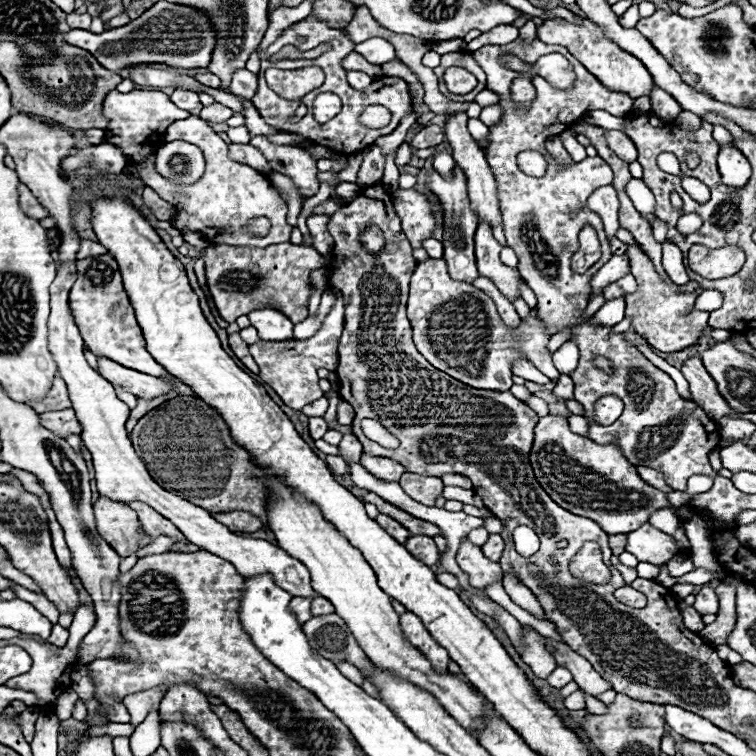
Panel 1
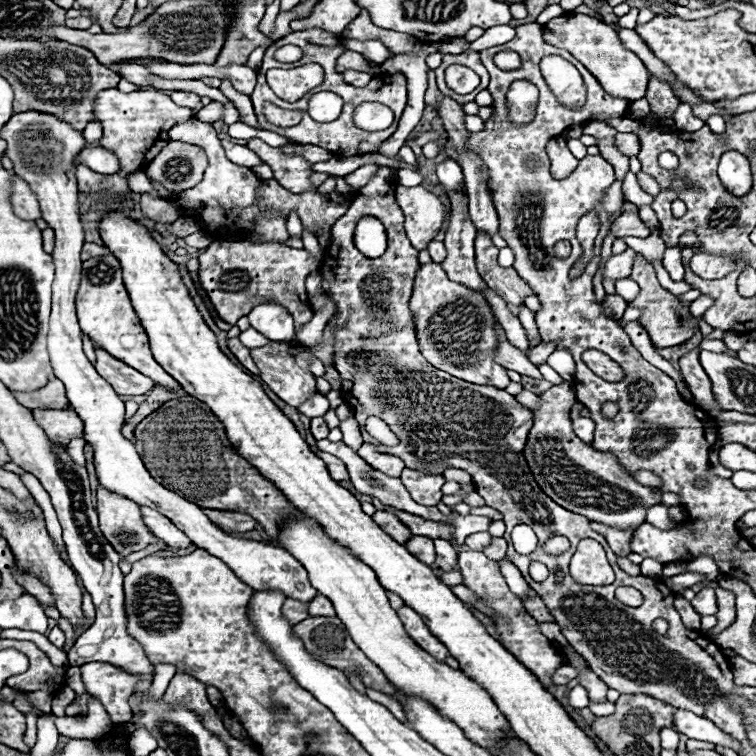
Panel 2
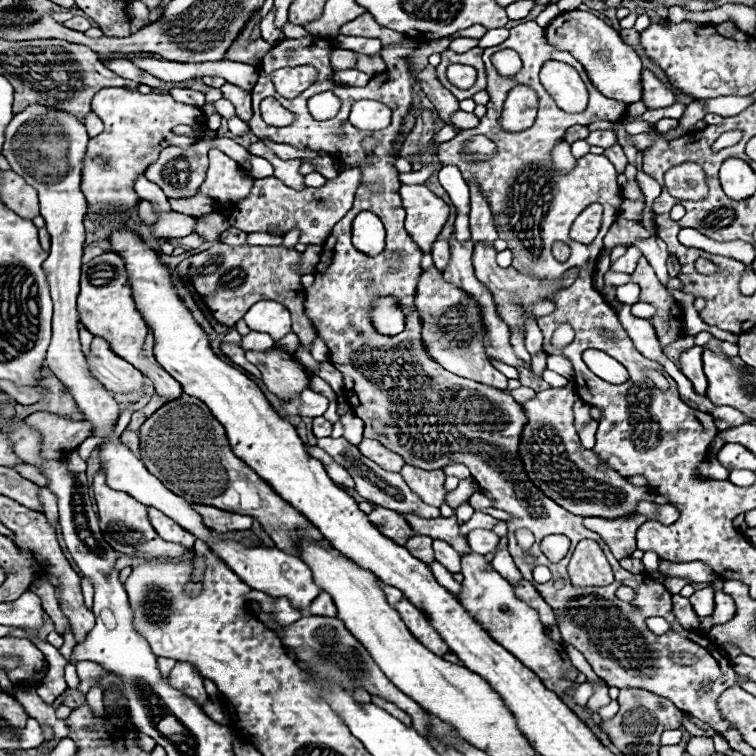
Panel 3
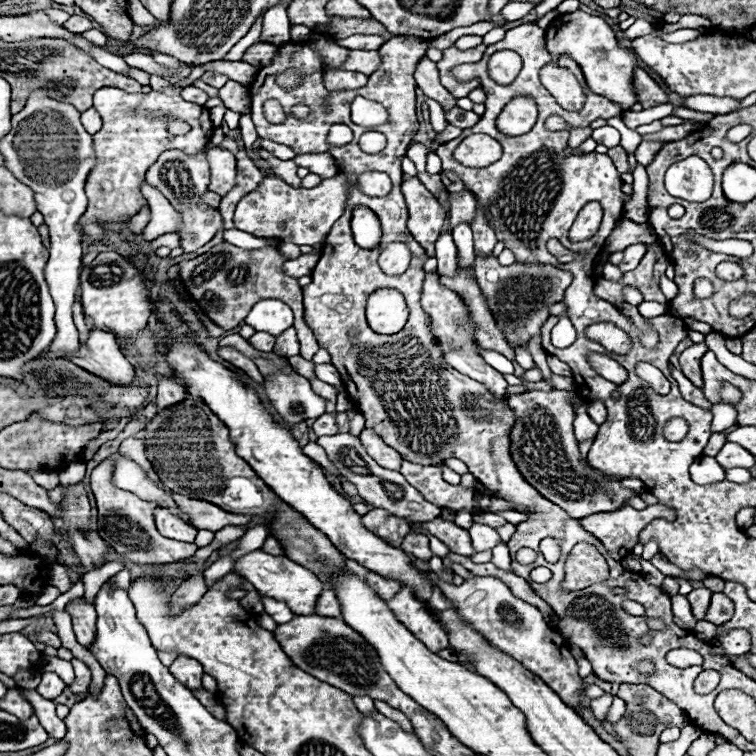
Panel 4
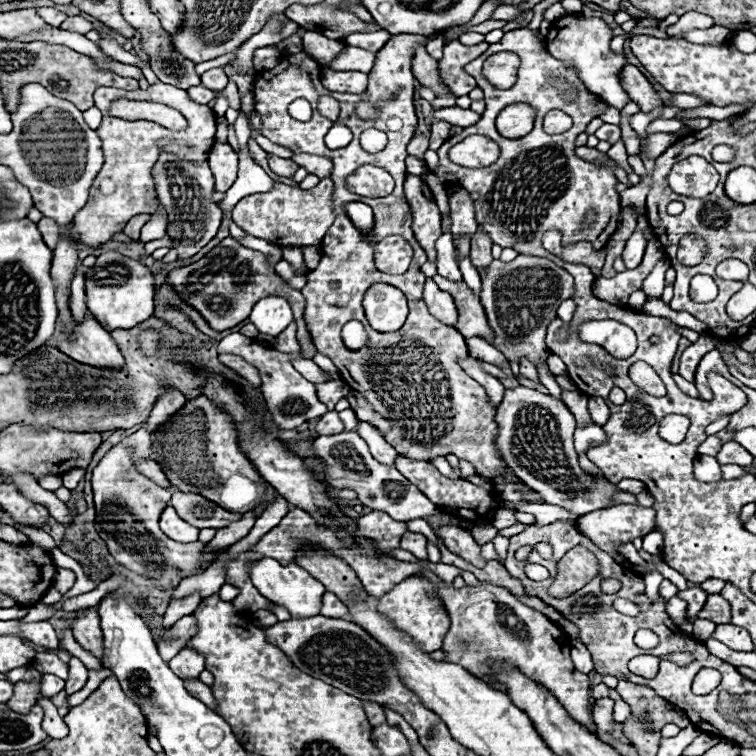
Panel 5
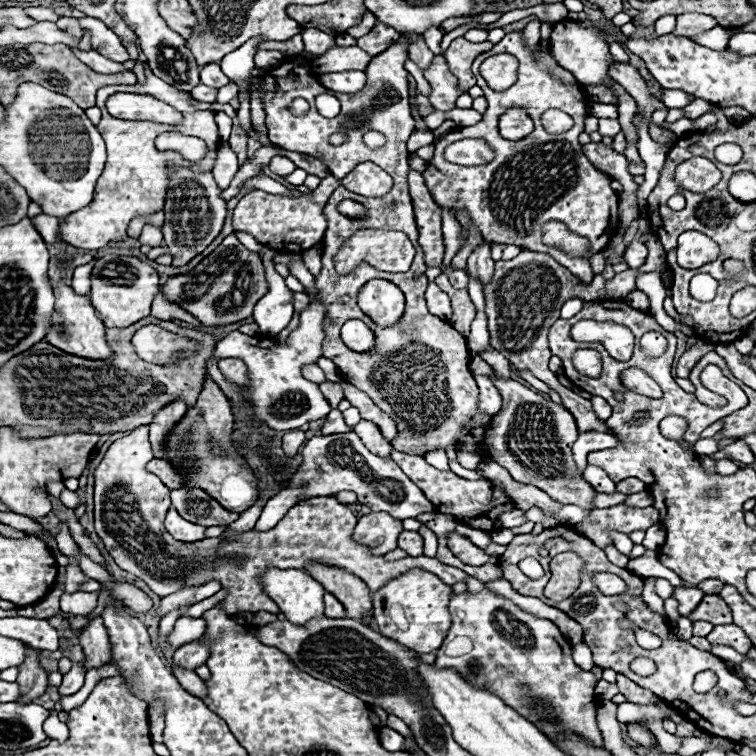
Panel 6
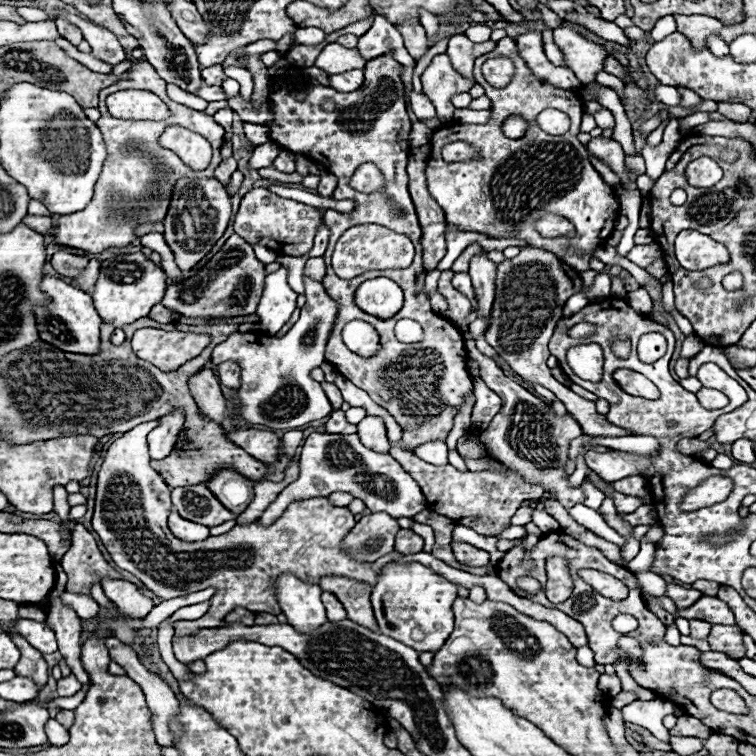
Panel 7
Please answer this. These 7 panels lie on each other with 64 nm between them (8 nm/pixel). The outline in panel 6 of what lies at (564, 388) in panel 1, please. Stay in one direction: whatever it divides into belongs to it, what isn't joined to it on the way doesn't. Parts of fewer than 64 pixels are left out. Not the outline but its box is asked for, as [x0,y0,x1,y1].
[486,374,596,508]

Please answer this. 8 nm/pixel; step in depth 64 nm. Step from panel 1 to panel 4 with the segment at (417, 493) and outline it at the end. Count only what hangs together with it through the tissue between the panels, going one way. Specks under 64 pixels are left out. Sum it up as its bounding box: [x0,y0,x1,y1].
[402,462,480,512]

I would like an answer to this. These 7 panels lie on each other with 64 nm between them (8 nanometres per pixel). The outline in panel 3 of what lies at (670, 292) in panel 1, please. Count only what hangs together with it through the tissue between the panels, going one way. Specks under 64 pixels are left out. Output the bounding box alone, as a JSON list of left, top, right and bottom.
[632,258,686,346]

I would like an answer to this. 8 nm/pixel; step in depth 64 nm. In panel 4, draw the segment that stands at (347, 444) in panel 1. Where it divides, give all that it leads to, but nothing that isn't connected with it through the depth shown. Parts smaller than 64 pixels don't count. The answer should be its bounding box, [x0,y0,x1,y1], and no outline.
[348,410,364,436]

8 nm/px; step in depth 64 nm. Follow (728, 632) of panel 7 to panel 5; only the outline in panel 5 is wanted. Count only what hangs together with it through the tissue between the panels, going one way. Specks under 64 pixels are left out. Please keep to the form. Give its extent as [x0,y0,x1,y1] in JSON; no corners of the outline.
[712,624,754,652]

